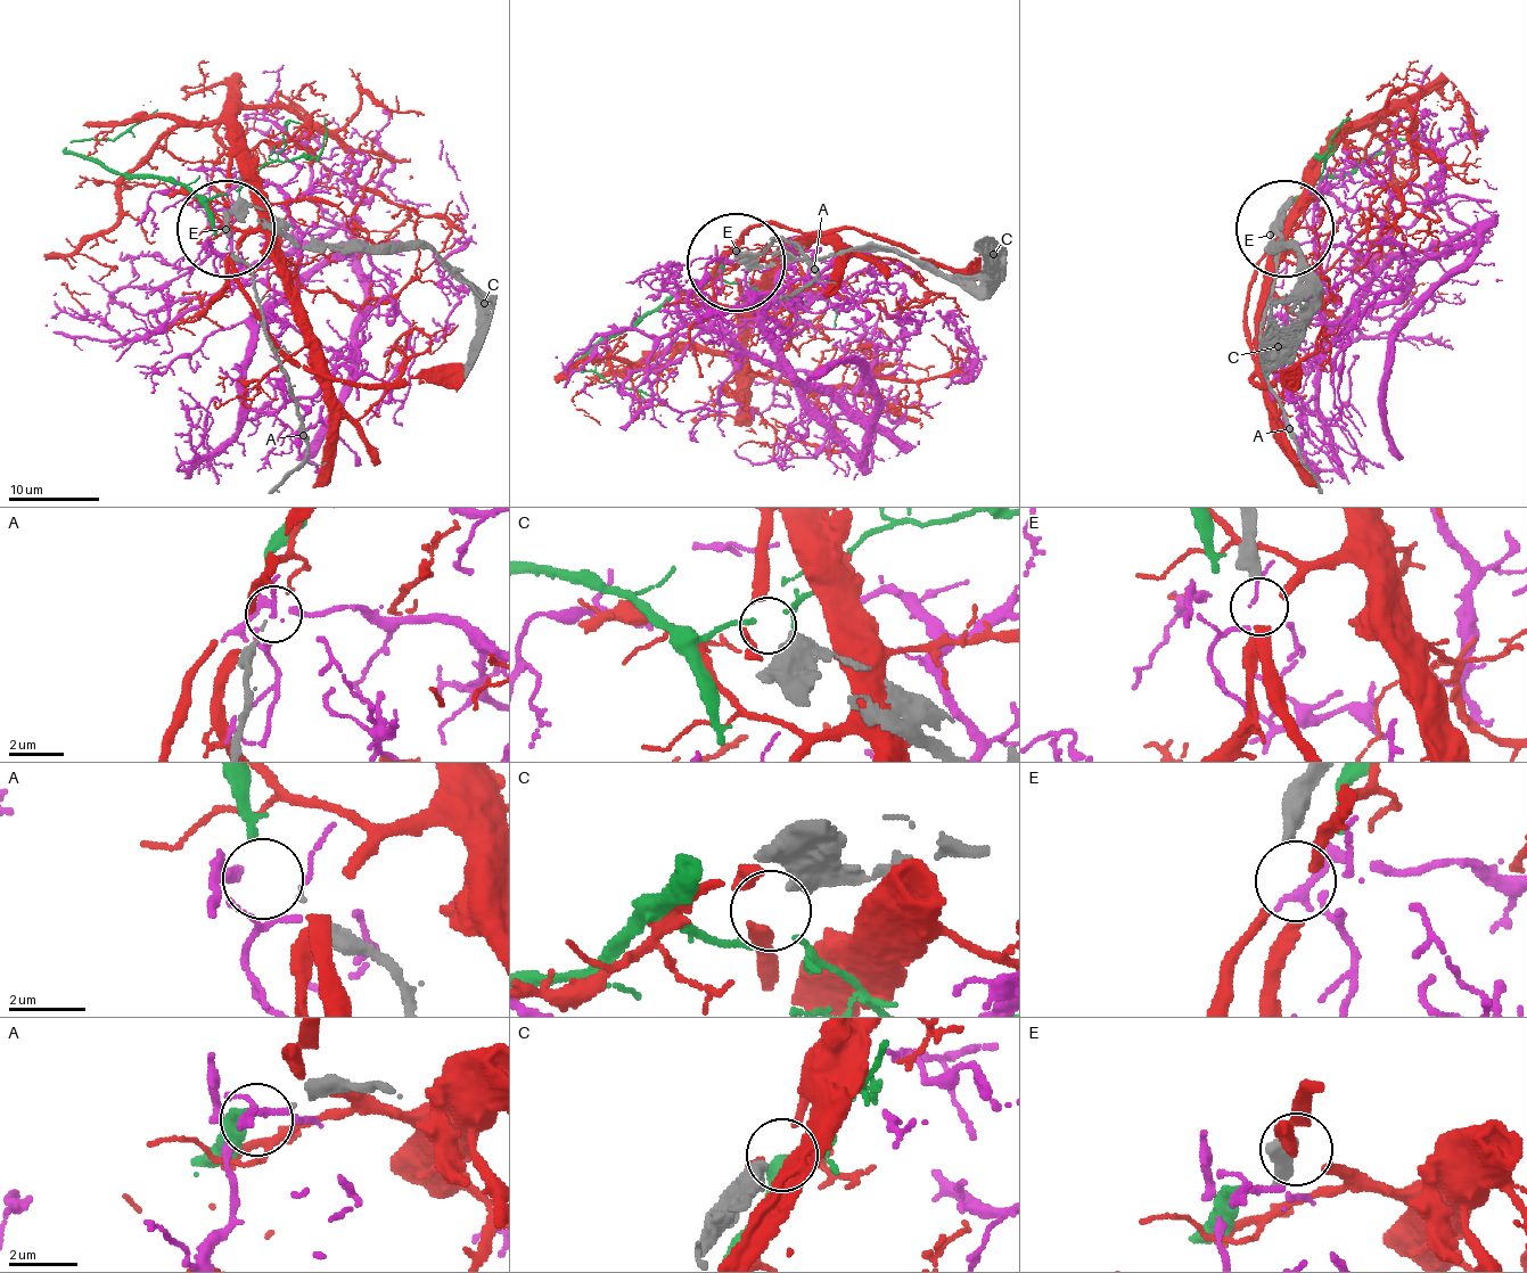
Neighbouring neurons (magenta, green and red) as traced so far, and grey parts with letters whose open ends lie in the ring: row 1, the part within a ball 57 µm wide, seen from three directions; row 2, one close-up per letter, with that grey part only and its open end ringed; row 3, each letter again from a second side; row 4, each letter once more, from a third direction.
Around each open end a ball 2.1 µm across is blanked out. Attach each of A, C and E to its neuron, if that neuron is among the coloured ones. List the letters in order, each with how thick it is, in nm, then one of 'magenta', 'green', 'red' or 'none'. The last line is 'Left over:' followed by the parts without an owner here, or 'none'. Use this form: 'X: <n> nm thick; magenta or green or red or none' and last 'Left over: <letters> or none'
A: 70 nm thick; green
C: 650 nm thick; none
E: 480 nm thick; red
Left over: C

